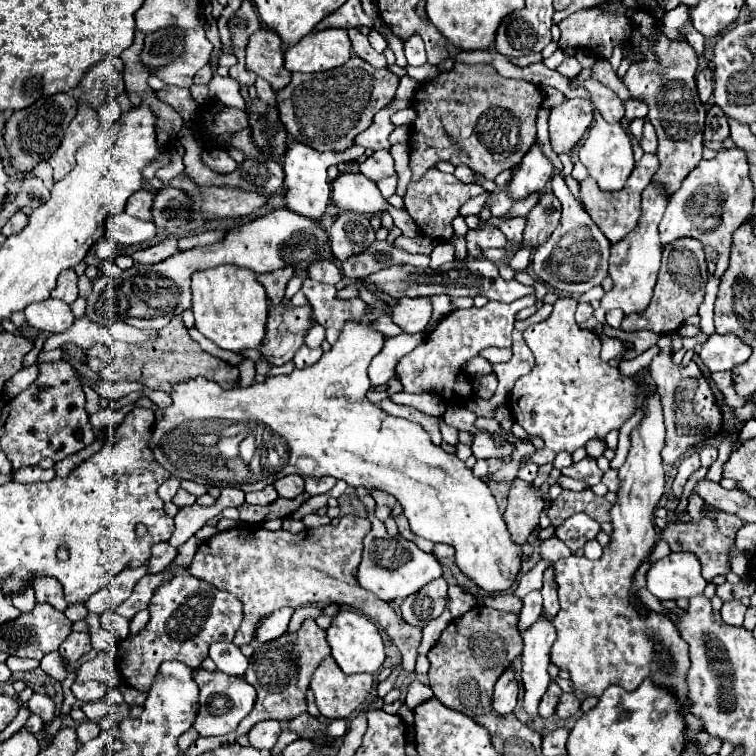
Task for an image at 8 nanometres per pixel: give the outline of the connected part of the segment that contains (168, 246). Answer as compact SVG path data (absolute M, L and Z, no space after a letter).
M163 239L161 243L157 245L151 245L147 249L139 249L133 253L133 261L135 263L145 263L145 265L151 265L151 263L159 263L171 255L175 255L179 249L177 249L177 239Z

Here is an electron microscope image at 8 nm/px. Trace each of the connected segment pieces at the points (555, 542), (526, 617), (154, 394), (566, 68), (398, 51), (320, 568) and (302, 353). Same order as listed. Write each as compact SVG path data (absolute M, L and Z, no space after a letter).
M551 537L551 539L543 541L537 551L539 551L539 555L541 555L543 559L547 559L547 561L551 561L551 563L555 563L555 561L559 561L559 559L563 559L563 557L573 555L573 551L571 551L563 541L559 541L557 537Z
M531 591L523 599L523 609L519 615L519 631L523 633L523 629L529 629L541 615L541 611L543 611L543 597L539 591Z
M144 387L142 394L162 410L169 407L172 403L169 394L163 391L153 391Z
M567 57L567 59L557 67L557 71L559 71L563 77L567 77L567 79L575 77L581 69L583 69L583 67L579 65L579 61L577 61L575 57Z
M377 21L375 23L375 29L383 35L383 39L387 41L387 47L391 47L393 49L393 53L395 53L395 57L397 57L397 65L401 65L401 67L405 67L407 63L405 63L405 53L403 53L403 41L399 39L399 37L395 37L395 33L391 33L391 29L387 27L387 25L383 25L383 21Z
M343 515L337 525L305 529L297 535L283 529L267 531L263 527L235 527L221 531L201 543L189 573L211 583L219 591L235 595L243 603L245 617L235 633L235 645L253 643L261 617L285 605L301 607L311 603L337 603L367 615L371 621L383 627L389 639L401 649L405 671L413 673L417 649L421 645L421 629L403 621L399 625L395 609L389 603L383 605L383 601L373 593L361 589L355 579L363 551L363 537L369 533L369 529L369 519L355 515Z
M303 345L303 347L299 349L299 353L293 357L293 363L295 363L297 369L303 369L303 367L309 367L309 365L313 365L315 361L319 361L321 355L323 355L321 349L309 349L309 347Z

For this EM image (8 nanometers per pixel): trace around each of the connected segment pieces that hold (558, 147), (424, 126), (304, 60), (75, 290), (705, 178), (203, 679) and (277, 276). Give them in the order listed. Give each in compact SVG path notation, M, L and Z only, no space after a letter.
M565 99L551 109L549 135L555 153L569 151L593 123L593 103L587 99Z
M457 63L451 71L443 71L435 79L421 83L411 105L417 113L409 155L413 181L441 161L455 167L467 165L493 181L501 171L515 169L535 143L535 119L543 105L543 93L539 85L525 79L501 77L489 63Z
M345 29L313 31L285 51L285 67L295 73L329 71L351 57L351 41Z
M73 269L63 271L63 273L59 275L59 279L57 279L55 289L51 291L51 297L61 299L61 301L65 301L67 305L71 305L71 303L79 297L79 287L77 287L77 281L79 281L79 277L77 277L77 273L75 273Z
M733 147L717 153L709 161L701 161L683 181L683 185L671 195L669 207L659 223L663 245L673 243L679 237L695 237L703 245L713 247L719 253L715 279L723 275L729 265L729 247L733 231L751 215L751 201L755 201L755 189L751 189L747 157L741 149Z
M197 669L195 681L199 685L201 697L199 697L199 713L197 713L193 727L199 731L201 737L219 737L219 735L227 735L227 733L235 731L237 725L241 723L241 719L247 717L249 711L253 709L255 689L241 677L229 677L221 671L209 673L209 671Z
M285 267L285 269L279 269L279 271L271 271L271 273L261 273L257 277L259 283L265 287L271 305L279 305L283 301L285 285L291 277L293 277L293 267Z

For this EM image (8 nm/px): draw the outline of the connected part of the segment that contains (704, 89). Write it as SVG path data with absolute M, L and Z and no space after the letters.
M709 67L697 73L697 89L699 89L701 103L707 103L713 93L713 71Z

